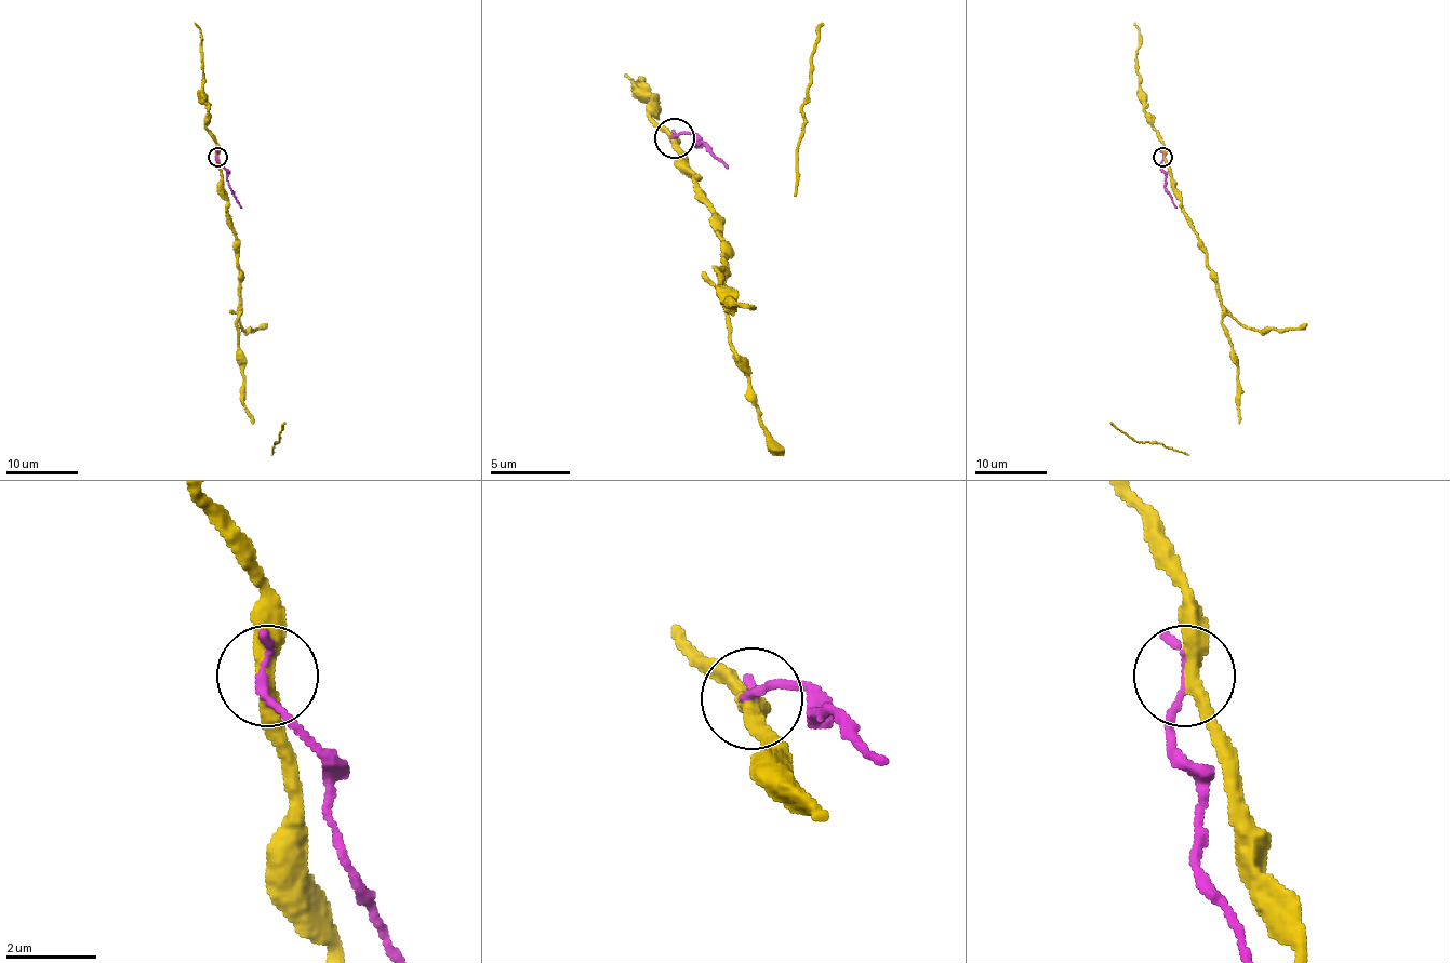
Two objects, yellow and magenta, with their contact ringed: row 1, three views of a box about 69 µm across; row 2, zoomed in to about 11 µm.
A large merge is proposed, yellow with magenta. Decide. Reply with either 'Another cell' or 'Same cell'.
Another cell

